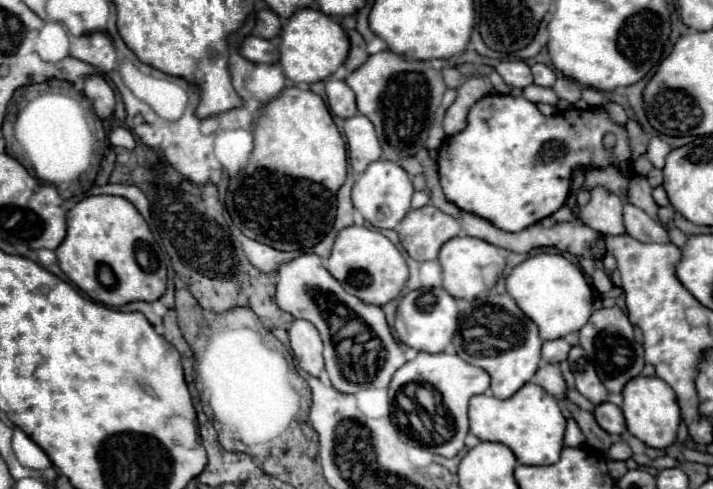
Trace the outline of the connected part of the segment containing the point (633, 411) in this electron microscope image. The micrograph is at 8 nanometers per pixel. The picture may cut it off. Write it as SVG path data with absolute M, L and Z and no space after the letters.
M634 377L630 385L622 391L624 405L622 413L626 417L628 431L646 443L652 449L666 449L676 441L678 425L680 425L680 409L674 397L674 391L658 377Z

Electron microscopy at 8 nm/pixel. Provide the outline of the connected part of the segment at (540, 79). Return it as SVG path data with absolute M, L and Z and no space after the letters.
M542 63L532 65L532 75L534 75L534 83L536 85L542 85L542 87L552 87L554 81L556 81L554 71L550 67L542 65Z

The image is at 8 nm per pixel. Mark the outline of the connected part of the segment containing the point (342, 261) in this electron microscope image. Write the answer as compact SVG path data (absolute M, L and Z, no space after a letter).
M352 225L350 229L342 229L342 233L336 237L334 249L330 259L326 261L326 269L334 279L340 281L340 285L366 305L386 305L388 301L396 299L406 281L408 281L408 265L402 253L386 239L382 233L366 227Z

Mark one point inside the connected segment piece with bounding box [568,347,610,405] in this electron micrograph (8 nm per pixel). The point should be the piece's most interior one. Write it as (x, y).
(587, 382)

